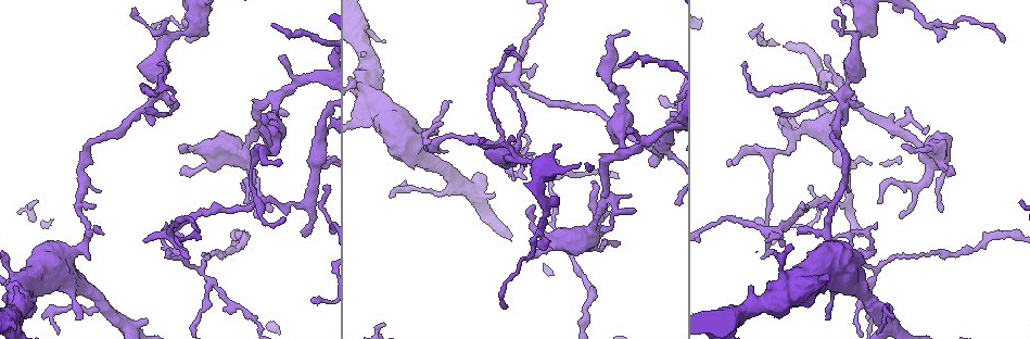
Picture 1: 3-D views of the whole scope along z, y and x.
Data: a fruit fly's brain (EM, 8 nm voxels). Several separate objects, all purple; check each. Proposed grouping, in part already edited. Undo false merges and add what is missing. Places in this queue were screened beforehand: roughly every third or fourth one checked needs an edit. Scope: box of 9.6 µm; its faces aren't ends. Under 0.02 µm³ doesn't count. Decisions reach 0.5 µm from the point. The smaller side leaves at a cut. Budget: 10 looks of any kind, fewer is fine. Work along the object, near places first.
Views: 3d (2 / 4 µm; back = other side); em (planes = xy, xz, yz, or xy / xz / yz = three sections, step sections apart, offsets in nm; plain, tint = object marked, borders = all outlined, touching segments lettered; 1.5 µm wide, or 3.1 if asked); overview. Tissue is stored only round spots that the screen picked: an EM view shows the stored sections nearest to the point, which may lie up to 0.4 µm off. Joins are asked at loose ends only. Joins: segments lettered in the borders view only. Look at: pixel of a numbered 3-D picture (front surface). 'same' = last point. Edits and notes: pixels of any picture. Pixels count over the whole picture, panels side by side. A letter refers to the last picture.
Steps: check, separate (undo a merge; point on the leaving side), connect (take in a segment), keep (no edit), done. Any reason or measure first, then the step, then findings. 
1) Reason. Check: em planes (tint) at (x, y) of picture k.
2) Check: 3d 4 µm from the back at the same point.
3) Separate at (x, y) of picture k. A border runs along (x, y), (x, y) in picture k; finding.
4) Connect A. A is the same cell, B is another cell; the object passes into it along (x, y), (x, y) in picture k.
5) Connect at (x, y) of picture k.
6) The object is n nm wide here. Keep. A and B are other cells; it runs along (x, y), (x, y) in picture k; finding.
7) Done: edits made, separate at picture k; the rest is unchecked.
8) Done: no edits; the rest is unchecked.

Tapers out. Check: 3d 2 µm at (77, 317) of picture 1.

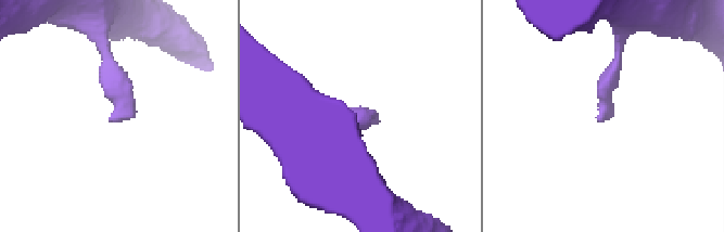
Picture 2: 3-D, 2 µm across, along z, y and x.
Check: em planes (tint) at (117, 120) of picture 2.

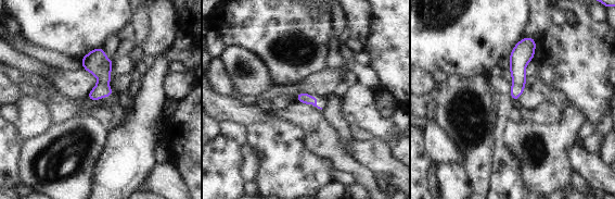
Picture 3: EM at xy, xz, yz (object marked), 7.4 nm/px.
See the neighbours. Check: em planes (borders) at the same point.

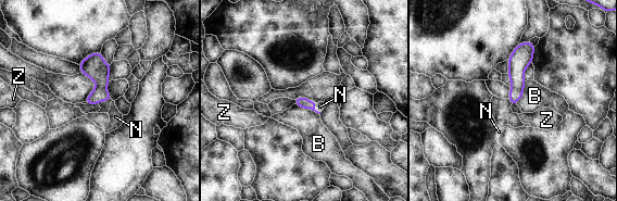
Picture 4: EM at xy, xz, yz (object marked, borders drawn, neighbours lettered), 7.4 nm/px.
Connect N. N is the same cell, B and Z are other cells; the object passes into it along (303, 102), (314, 108), (319, 107) in picture 4; it goes on there.

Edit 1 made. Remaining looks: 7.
Check: overview.

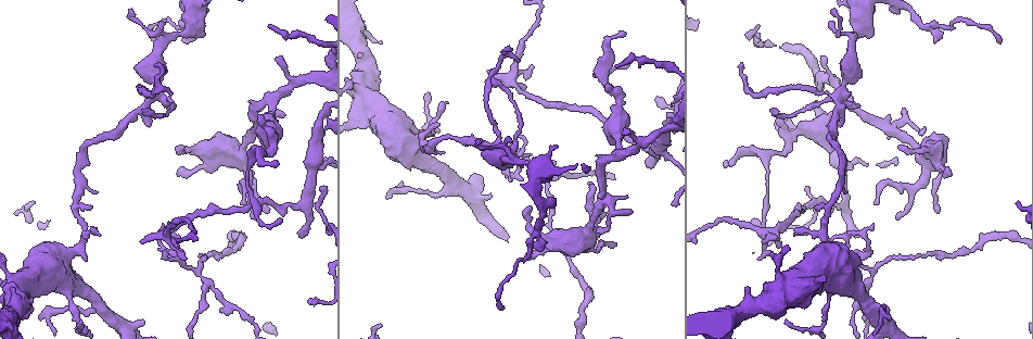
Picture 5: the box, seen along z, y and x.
Branch point. Check: 3d 4 µm at (661, 151) of picture 5.

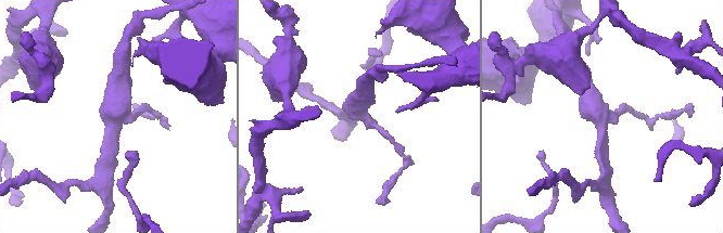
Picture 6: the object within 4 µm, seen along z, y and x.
3 arms meet here. Check: em planes (borders) at (112, 114) of picture 6.

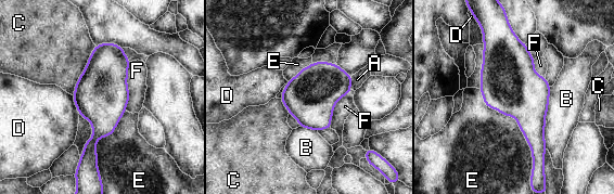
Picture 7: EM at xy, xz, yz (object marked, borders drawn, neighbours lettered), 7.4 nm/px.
Keep. A, B, C, D, E and F are other cells; a border runs along (478, 89), (515, 119), (532, 172) in picture 7; all the same neuron.

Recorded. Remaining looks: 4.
Branch stops here. Check: 3d 2 µm at (648, 164) of picture 5.

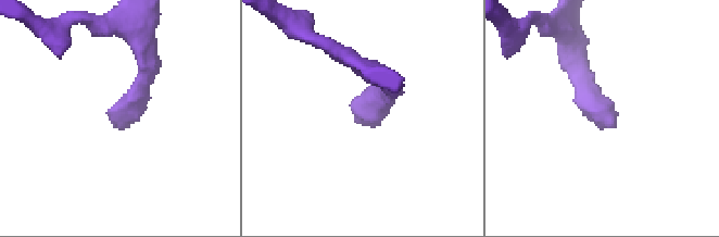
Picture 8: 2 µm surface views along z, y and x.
Check: em xy step 8 (tint) at (358, 121) of picture 8.

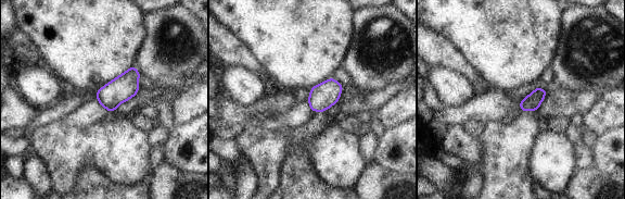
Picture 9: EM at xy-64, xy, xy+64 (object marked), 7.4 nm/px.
Check: em xy step 8 (borders) at the same point.

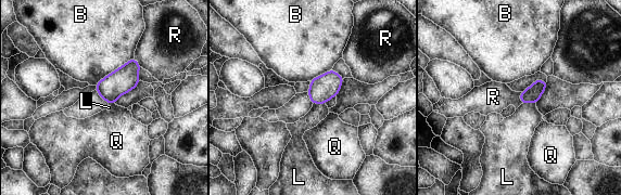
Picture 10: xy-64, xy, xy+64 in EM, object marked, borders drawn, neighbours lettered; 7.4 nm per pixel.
Connect L. L is the same cell, B, Q and R are other cells; the object passes into it along (532, 94), (529, 102), (515, 132) in picture 10; the neuron continues.

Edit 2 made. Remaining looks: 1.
Thin end. Check: em planes (borders) at (874, 204) of picture 5.

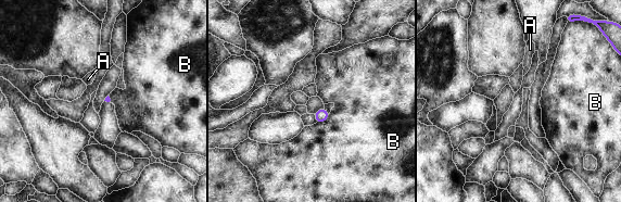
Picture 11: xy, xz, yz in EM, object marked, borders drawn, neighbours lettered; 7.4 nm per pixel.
Keep. A and B are other cells; none of them fits.

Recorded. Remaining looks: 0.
Done: edits made, connect at picture 4, connect at picture 10; the rest is unchecked.

